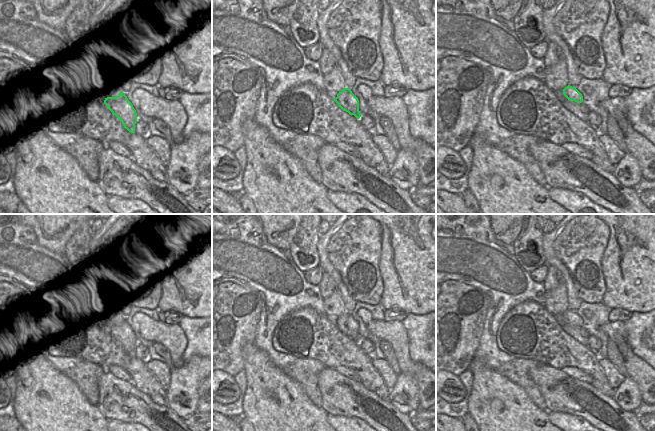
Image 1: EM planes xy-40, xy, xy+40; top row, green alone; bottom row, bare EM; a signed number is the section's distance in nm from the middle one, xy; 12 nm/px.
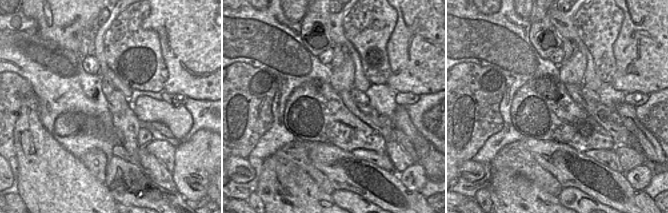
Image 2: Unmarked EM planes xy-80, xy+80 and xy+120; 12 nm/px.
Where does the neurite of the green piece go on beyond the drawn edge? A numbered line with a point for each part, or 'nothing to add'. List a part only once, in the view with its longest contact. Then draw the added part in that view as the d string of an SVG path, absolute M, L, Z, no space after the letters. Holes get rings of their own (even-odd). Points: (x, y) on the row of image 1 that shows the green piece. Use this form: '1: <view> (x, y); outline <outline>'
nothing to add

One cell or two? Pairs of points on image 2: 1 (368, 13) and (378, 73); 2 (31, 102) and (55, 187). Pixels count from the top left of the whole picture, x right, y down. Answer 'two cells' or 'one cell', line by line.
1: one cell
2: one cell

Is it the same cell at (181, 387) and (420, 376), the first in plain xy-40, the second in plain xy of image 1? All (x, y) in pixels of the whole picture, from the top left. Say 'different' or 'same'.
different

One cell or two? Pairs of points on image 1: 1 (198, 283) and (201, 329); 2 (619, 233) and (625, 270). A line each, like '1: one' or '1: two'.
1: two
2: one

